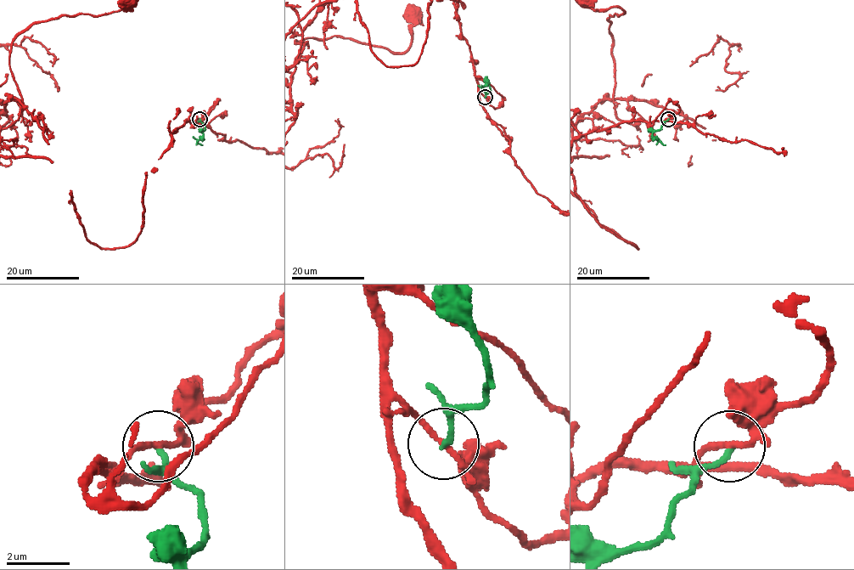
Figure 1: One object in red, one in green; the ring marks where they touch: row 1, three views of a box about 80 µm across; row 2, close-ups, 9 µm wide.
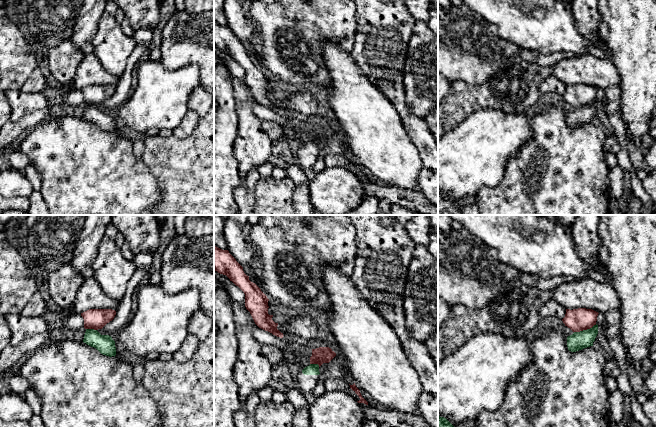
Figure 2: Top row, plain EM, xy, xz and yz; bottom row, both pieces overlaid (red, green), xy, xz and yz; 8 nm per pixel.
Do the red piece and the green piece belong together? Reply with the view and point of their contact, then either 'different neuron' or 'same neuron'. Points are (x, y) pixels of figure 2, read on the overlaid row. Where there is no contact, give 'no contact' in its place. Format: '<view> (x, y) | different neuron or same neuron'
yz (585, 329) | different neuron

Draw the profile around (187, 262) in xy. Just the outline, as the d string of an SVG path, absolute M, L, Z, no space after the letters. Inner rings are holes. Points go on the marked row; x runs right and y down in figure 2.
M179 235L162 254L160 286L168 294L196 288L200 296L200 309L214 311L214 235L192 238Z

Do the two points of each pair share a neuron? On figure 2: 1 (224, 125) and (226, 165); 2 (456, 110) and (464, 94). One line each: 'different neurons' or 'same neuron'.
1: same neuron
2: same neuron

